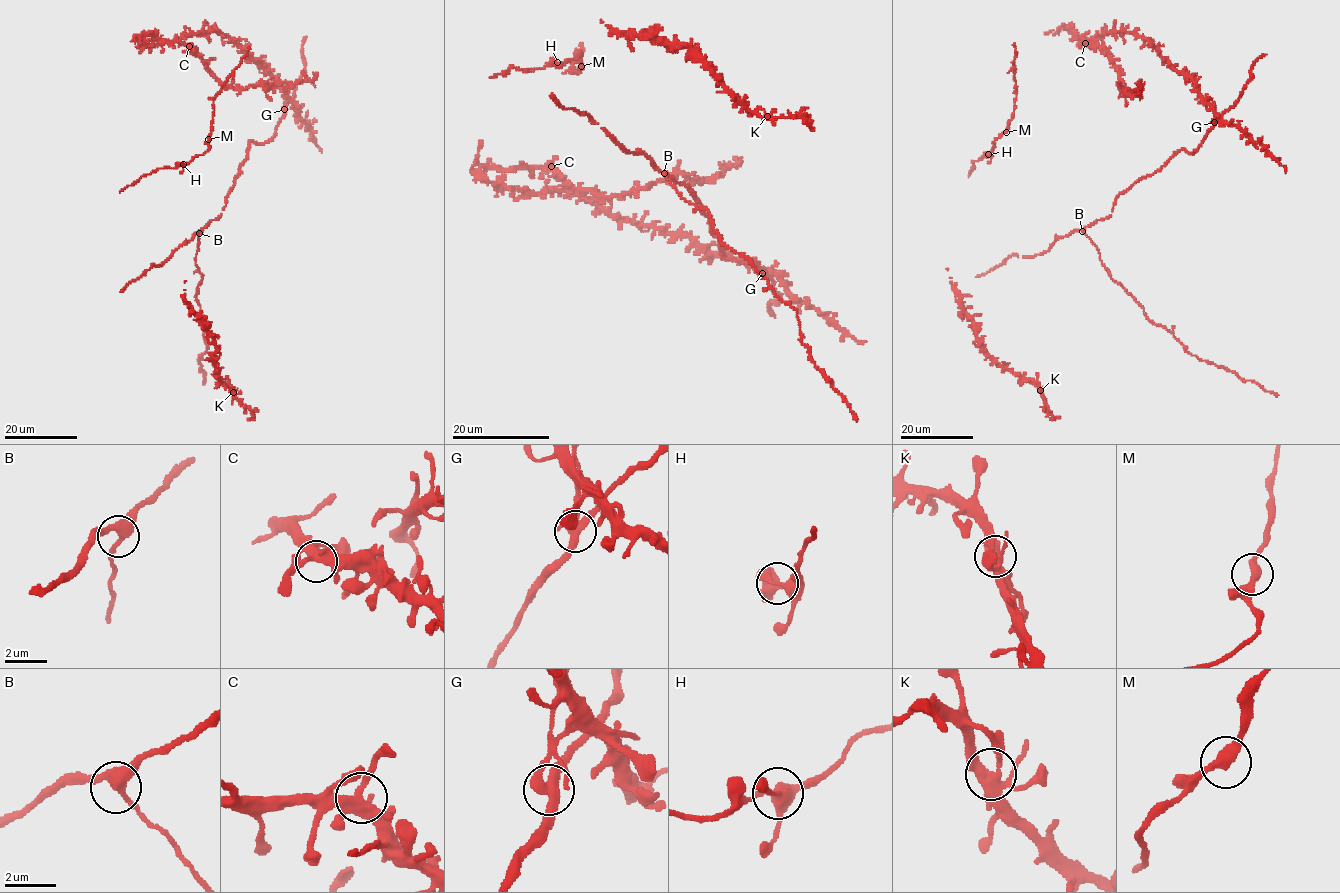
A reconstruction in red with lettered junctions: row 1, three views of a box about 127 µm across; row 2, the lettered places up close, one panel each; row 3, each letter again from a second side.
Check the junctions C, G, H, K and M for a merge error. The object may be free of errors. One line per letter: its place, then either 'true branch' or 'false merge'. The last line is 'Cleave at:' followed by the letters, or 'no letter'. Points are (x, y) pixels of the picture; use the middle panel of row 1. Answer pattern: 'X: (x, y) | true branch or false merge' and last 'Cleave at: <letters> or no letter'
C: (551, 166) | true branch
G: (762, 273) | true branch
H: (557, 62) | true branch
K: (767, 116) | true branch
M: (581, 66) | true branch
Cleave at: no letter

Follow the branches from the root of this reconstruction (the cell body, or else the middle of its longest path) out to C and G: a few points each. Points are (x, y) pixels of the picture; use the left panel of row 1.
C: (287, 97), (259, 60), (216, 32), (157, 44), (137, 36), (189, 46)
G: (287, 97), (284, 109)

